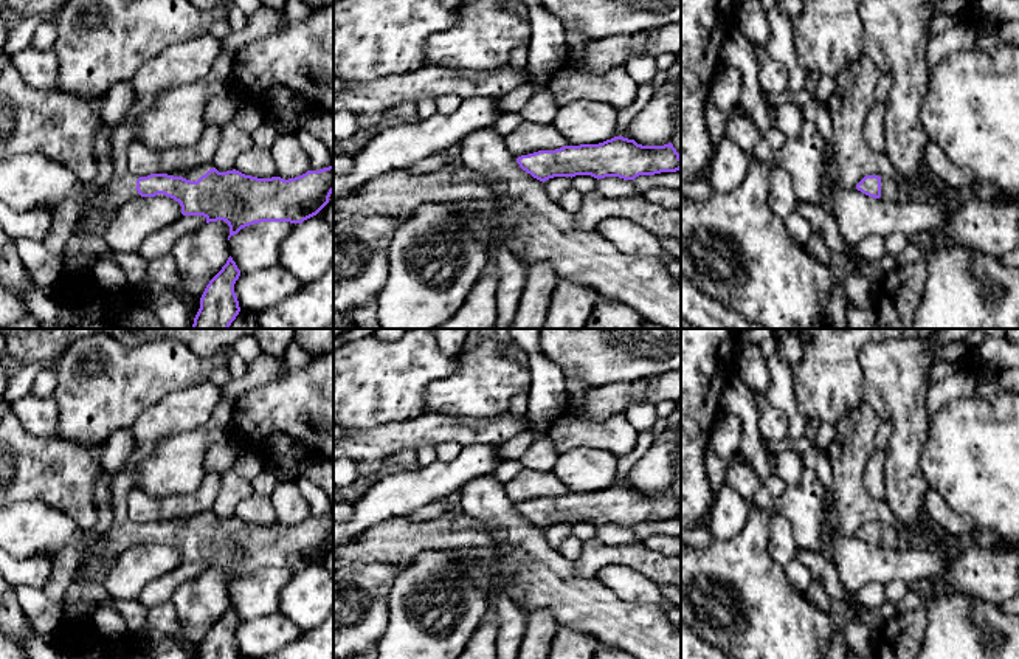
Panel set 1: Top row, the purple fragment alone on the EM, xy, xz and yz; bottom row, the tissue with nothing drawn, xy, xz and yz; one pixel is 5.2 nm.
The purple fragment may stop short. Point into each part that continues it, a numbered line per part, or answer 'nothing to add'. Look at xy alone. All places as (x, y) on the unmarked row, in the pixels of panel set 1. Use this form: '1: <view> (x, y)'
1: xy (194, 521)

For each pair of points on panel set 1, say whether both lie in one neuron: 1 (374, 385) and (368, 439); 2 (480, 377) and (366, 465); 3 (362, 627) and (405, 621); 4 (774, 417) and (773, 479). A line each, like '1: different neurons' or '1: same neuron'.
1: different neurons
2: different neurons
3: different neurons
4: different neurons

